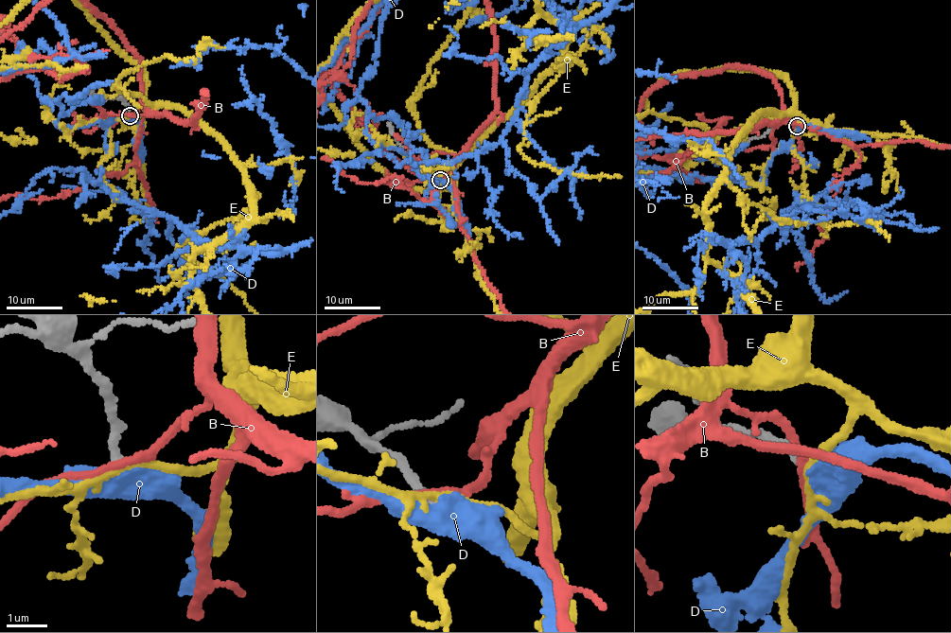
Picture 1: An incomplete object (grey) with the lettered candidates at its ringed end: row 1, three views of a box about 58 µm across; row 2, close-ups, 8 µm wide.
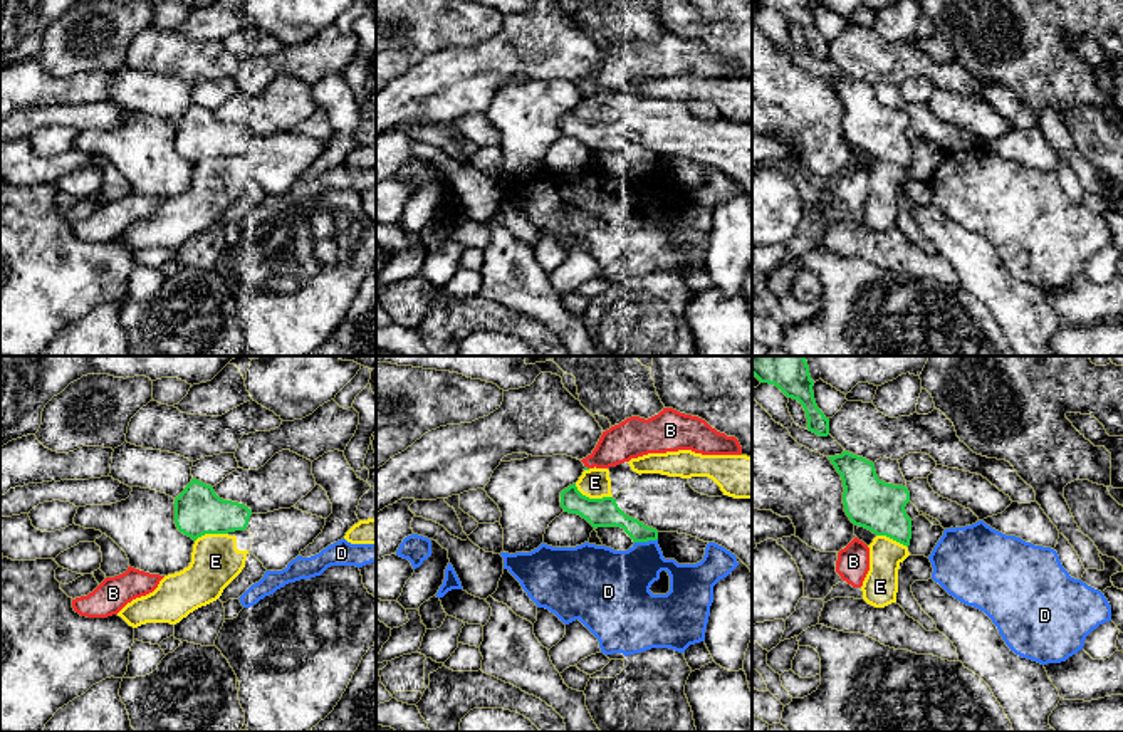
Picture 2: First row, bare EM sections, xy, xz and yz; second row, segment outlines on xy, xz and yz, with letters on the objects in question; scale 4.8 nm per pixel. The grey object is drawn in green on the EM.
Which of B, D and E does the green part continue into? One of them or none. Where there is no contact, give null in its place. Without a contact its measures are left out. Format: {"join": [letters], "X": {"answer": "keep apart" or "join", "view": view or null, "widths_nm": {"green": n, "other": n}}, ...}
{"join": [], "B": {"answer": "keep apart", "view": null}, "D": {"answer": "keep apart", "view": "xz", "widths_nm": {"green": 140, "other": 320}}, "E": {"answer": "keep apart", "view": "xz", "widths_nm": {"green": 140, "other": 140}}}

